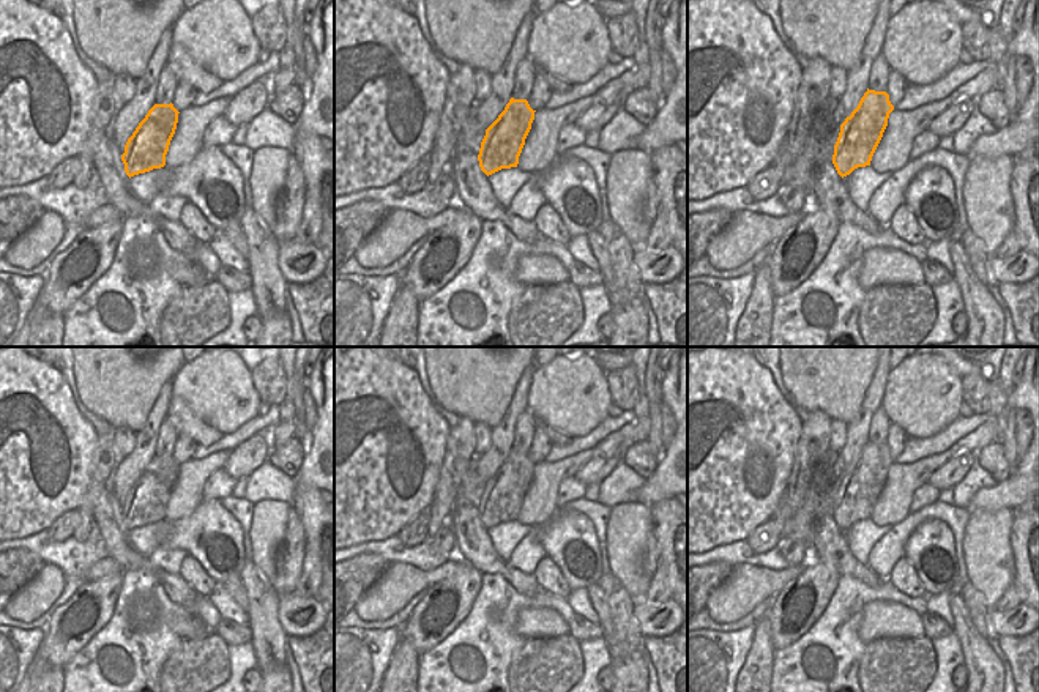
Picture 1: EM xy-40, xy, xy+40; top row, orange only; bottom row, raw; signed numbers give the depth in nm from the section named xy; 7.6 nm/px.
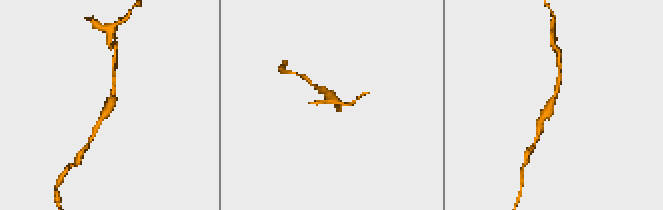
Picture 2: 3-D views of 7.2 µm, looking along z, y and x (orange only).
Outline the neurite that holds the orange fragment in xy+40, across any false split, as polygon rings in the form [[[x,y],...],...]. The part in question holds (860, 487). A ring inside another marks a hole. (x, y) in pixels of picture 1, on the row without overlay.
[[[867,441],[858,460],[840,478],[834,498],[832,517],[842,531],[858,520],[870,519],[892,463],[886,445]]]

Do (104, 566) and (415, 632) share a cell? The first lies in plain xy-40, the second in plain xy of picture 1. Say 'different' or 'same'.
different

